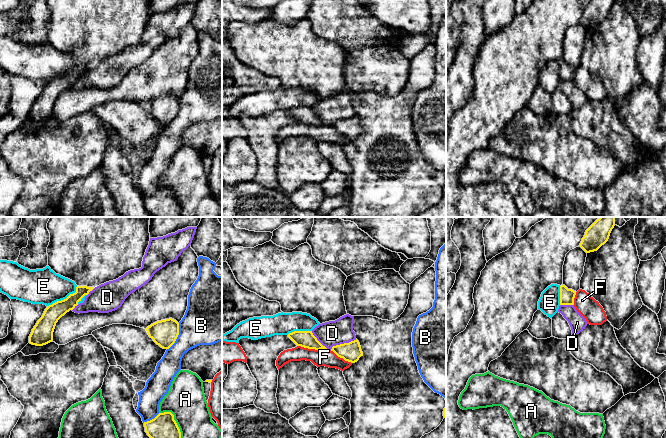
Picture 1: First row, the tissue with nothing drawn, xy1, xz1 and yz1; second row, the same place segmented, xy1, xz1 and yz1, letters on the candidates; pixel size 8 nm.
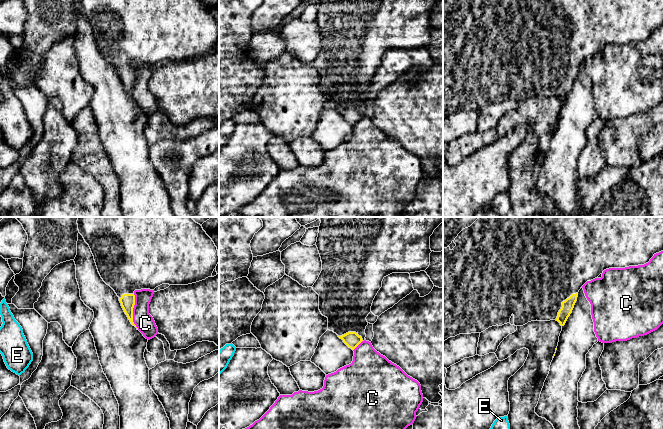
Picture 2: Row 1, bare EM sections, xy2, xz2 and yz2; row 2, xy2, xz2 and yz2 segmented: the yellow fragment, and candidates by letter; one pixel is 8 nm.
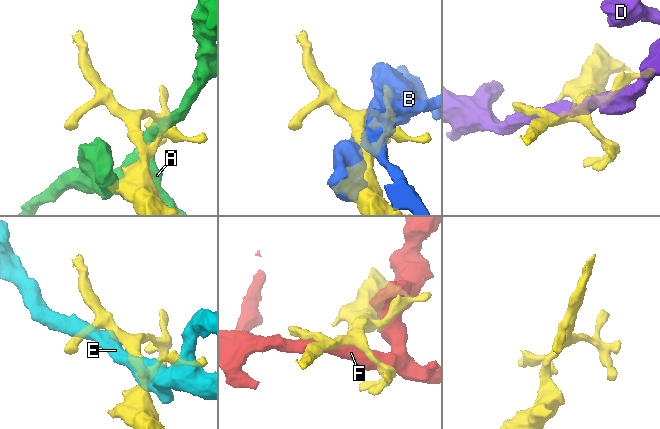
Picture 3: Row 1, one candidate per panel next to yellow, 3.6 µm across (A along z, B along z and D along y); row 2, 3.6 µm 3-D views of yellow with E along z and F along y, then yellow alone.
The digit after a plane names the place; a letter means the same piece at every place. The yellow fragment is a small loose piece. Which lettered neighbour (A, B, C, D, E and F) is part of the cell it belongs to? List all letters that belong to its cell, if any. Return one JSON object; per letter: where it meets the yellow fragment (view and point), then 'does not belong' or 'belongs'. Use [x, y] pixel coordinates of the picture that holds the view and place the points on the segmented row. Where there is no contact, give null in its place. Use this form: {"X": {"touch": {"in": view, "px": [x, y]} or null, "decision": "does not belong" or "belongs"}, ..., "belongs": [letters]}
{"A": {"touch": {"in": "xy1", "px": [173, 419]}, "decision": "does not belong"}, "B": {"touch": {"in": "xy1", "px": [177, 336]}, "decision": "does not belong"}, "C": {"touch": {"in": "xy2", "px": [132, 312]}, "decision": "does not belong"}, "D": {"touch": {"in": "xz1", "px": [344, 343]}, "decision": "does not belong"}, "E": {"touch": {"in": "xy1", "px": [64, 299]}, "decision": "does not belong"}, "F": {"touch": {"in": "xz1", "px": [312, 348]}, "decision": "does not belong"}, "belongs": []}

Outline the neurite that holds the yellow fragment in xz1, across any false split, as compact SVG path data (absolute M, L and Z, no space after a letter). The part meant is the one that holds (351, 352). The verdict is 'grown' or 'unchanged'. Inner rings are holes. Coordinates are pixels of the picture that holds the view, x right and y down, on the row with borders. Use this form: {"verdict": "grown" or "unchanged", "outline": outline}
{"verdict": "unchanged", "outline": "M356 339L349 343L333 346L333 351L338 357L343 358L345 361L355 363L363 356L359 341Z"}

